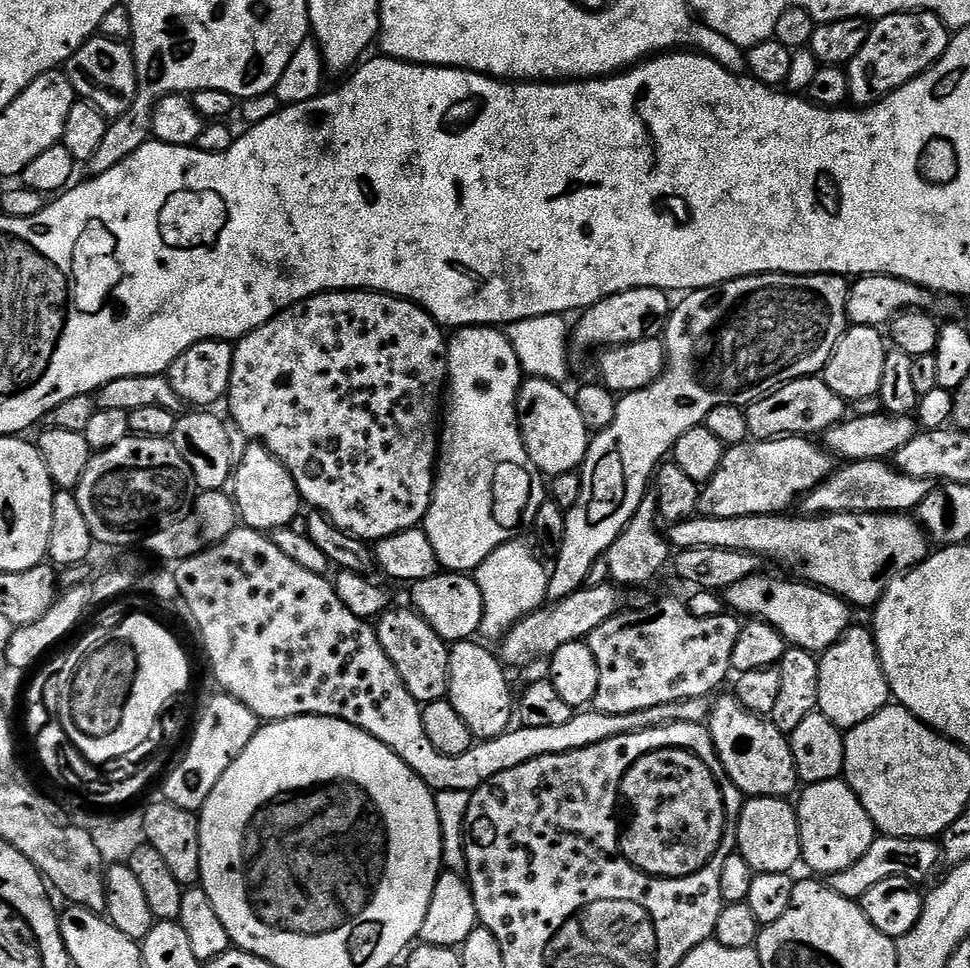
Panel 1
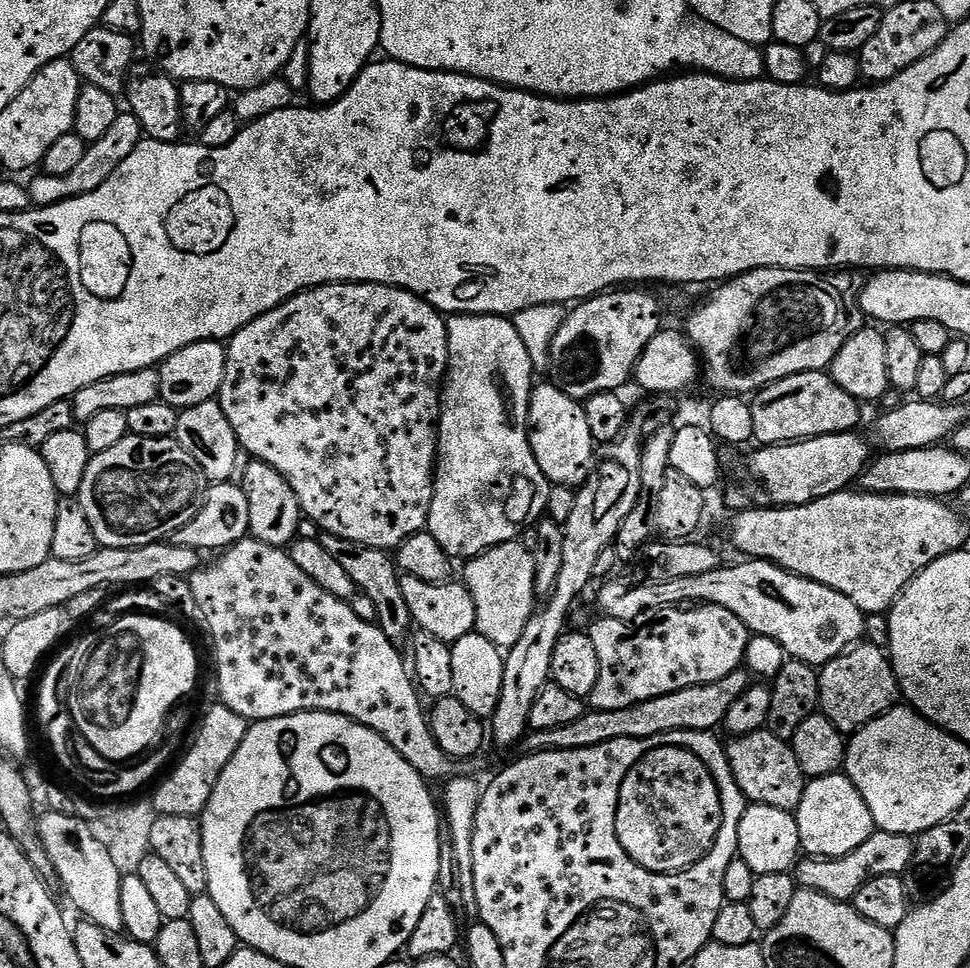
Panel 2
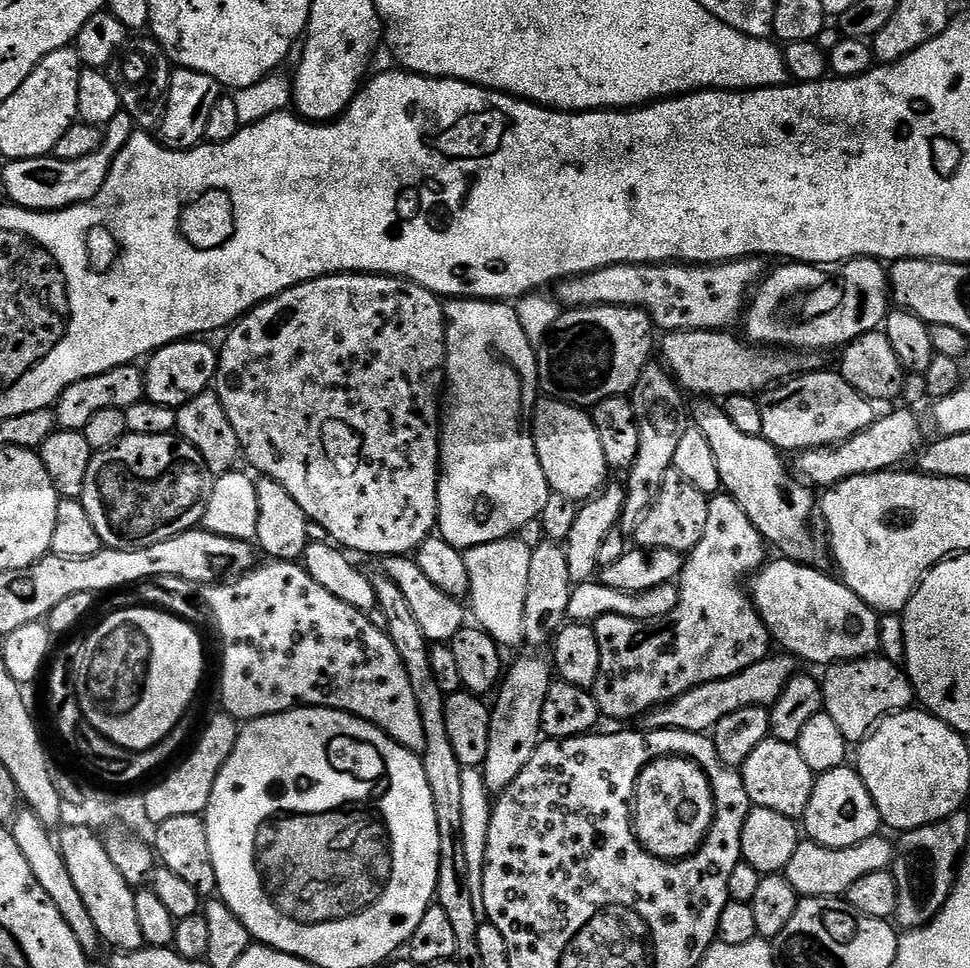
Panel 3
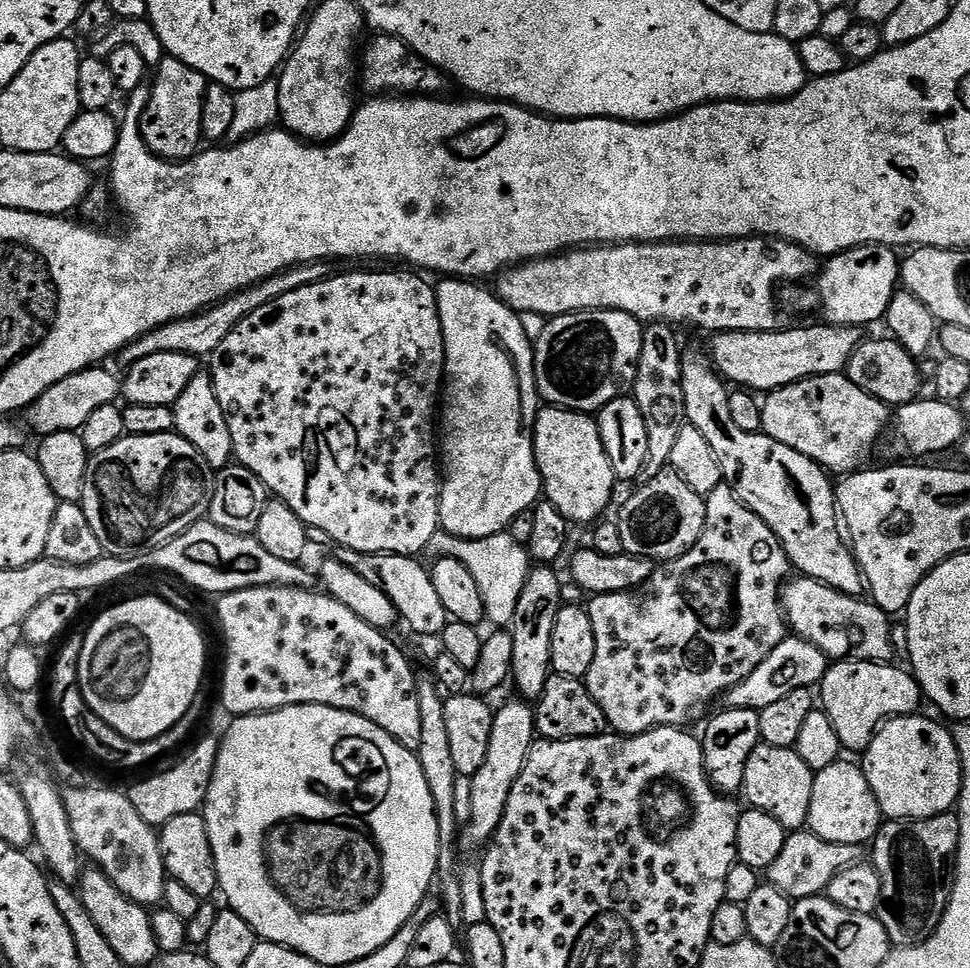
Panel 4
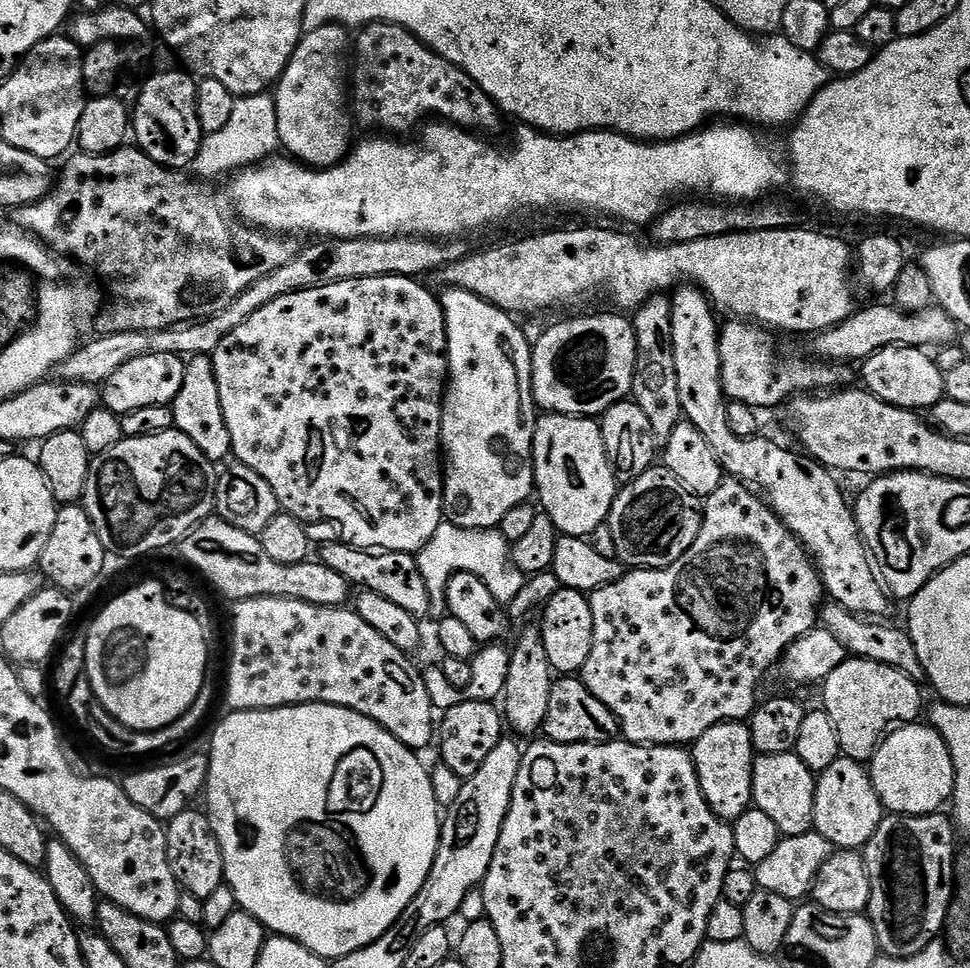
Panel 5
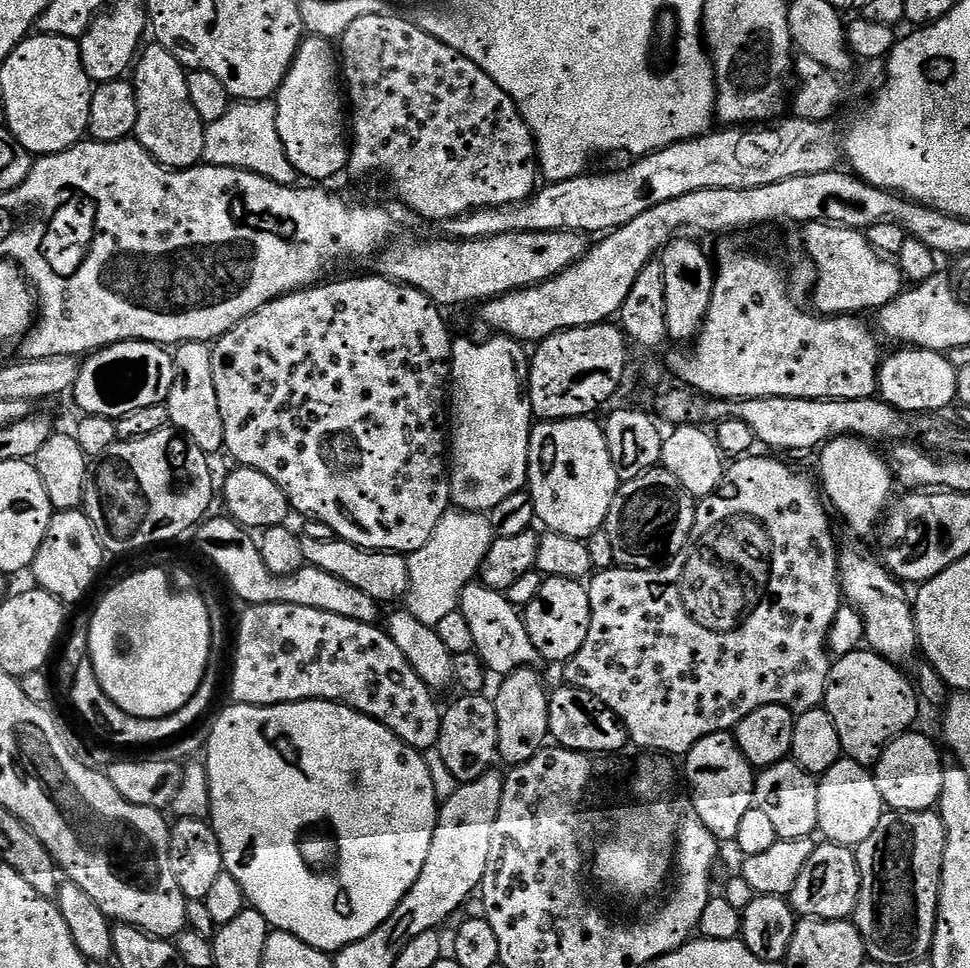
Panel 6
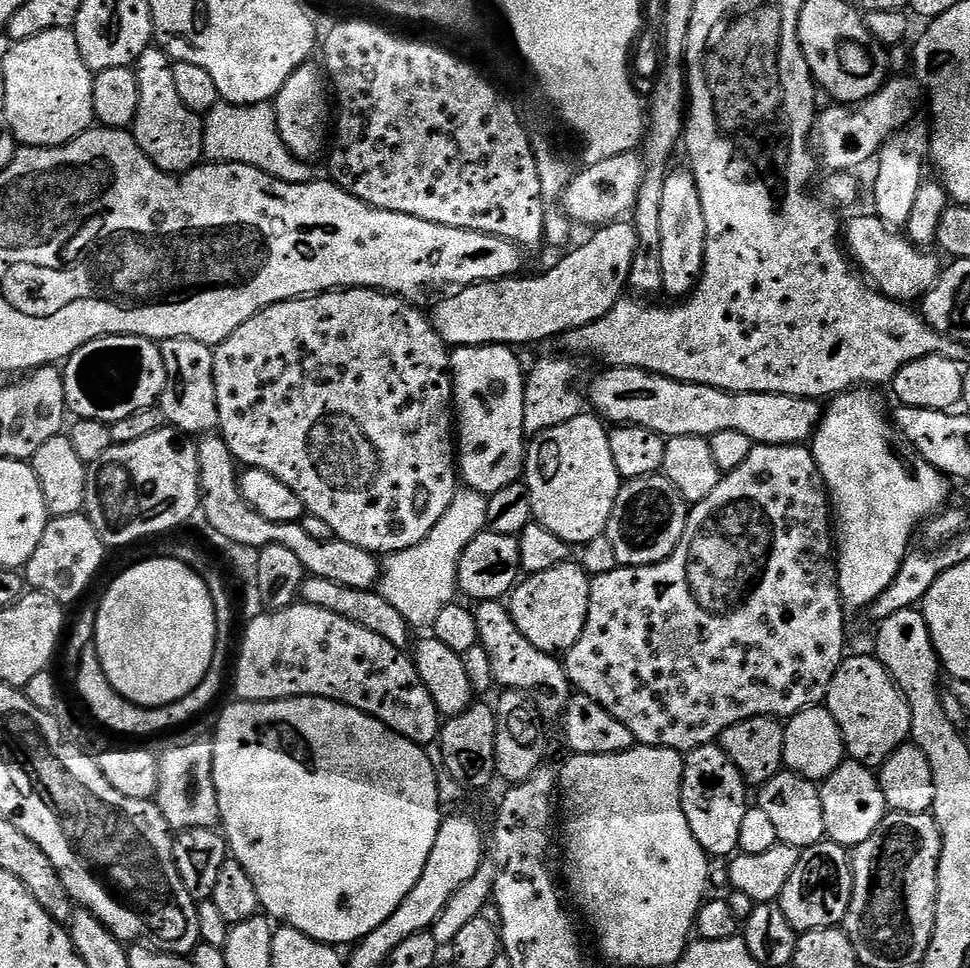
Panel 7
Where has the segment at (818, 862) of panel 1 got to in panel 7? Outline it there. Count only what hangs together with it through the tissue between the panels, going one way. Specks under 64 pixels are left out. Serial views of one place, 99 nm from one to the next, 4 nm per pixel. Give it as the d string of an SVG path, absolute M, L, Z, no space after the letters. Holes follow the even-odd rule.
M845 762L841 764L834 774L819 785L820 797L822 798L822 818L826 818L825 837L831 843L840 844L846 849L857 848L882 822L890 809L886 798L882 794L882 786L877 773L873 769Z

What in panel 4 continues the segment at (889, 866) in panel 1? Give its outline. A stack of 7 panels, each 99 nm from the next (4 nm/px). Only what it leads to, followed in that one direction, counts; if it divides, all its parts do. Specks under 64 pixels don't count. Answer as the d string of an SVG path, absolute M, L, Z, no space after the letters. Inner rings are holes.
M796 830L785 835L782 854L778 854L778 858L774 858L774 862L767 868L766 880L782 890L782 894L786 894L789 900L805 900L827 893L830 882L834 882L834 874L852 864L861 863L865 856L865 849L861 845L826 842L810 830Z

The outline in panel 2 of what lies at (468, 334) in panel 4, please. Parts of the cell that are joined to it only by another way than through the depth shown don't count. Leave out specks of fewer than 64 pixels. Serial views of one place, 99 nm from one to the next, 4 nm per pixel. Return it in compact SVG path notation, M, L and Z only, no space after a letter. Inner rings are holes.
M449 315L446 323L448 326L448 375L442 385L440 427L436 437L436 467L432 482L432 505L426 530L431 536L438 538L438 546L442 546L442 550L446 550L446 554L451 556L453 561L467 562L494 546L519 540L527 528L533 527L545 515L548 495L553 485L546 478L546 474L542 474L528 441L528 403L534 387L534 379L532 380L534 369L530 362L530 354L522 338L518 338L518 330L513 326L511 319L506 316Z

